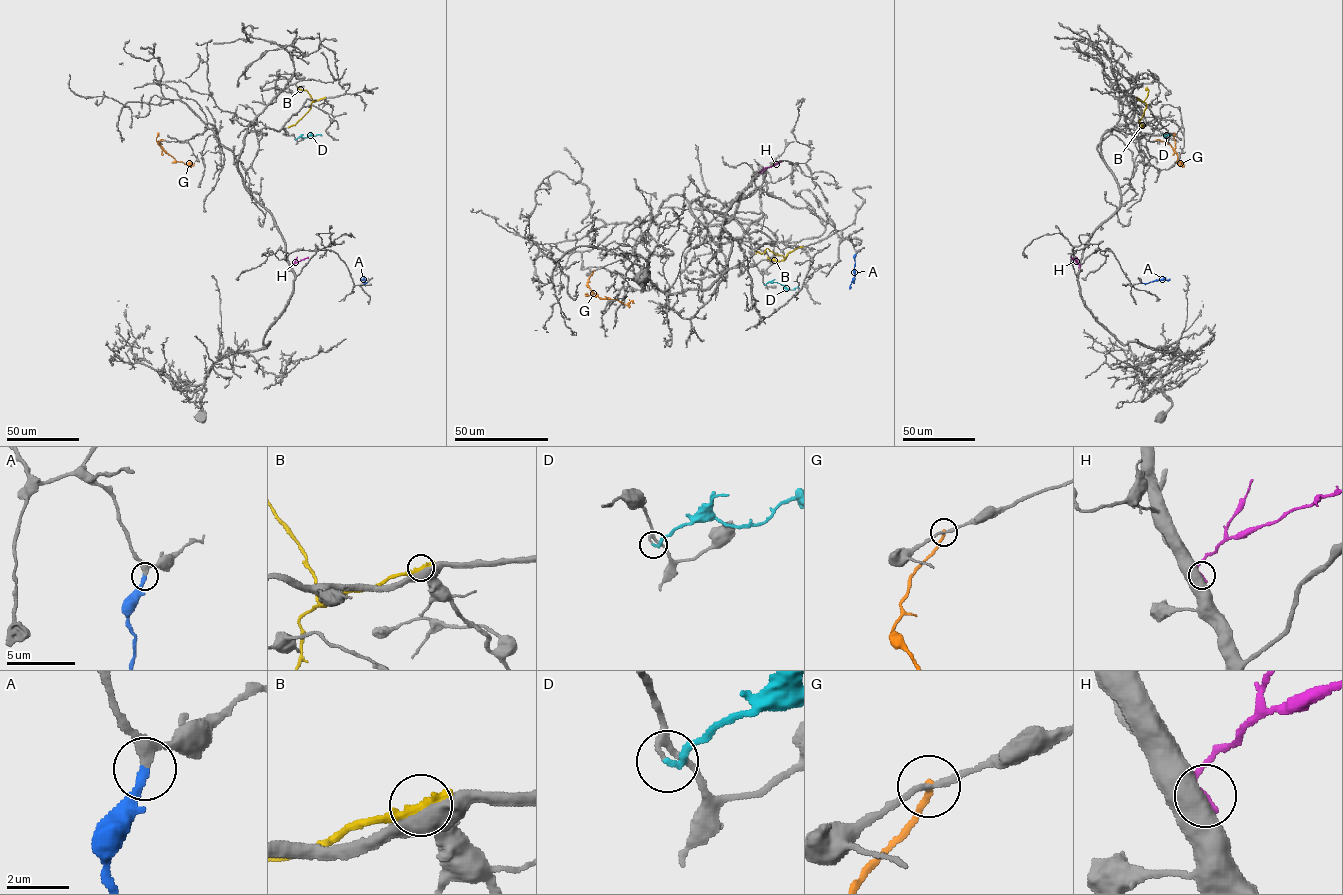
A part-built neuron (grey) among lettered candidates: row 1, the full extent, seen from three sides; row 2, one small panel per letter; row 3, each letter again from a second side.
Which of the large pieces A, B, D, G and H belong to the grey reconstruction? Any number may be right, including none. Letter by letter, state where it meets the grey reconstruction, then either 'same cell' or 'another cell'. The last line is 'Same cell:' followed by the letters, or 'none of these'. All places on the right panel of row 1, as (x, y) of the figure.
A: contact (1142, 283); same cell
B: contact (1137, 98); another cell
D: contact (1166, 140); another cell
G: contact (1155, 140); another cell
H: contact (1080, 267); another cell
Same cell: A

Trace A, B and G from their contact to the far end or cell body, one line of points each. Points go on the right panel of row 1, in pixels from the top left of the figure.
A: (1142, 283), (1169, 279)
B: (1137, 98), (1146, 103), (1138, 122), (1143, 127)
G: (1156, 140), (1171, 146), (1179, 164), (1181, 163)

